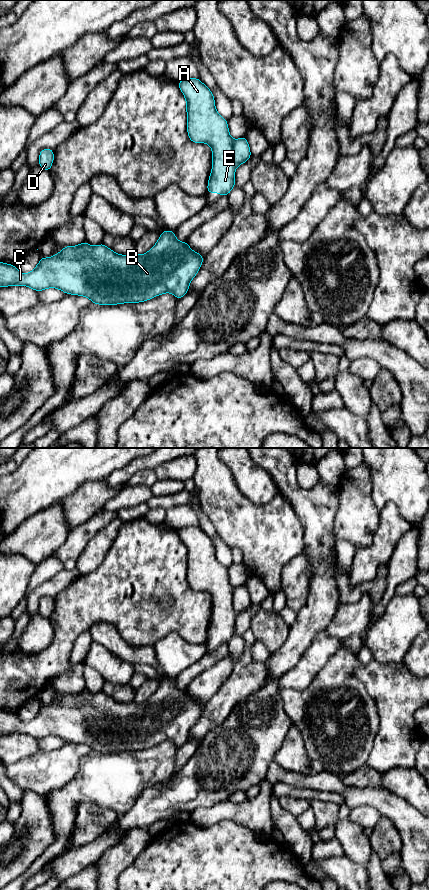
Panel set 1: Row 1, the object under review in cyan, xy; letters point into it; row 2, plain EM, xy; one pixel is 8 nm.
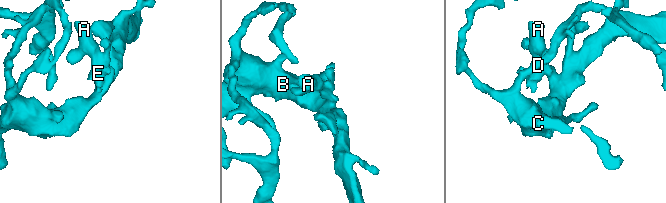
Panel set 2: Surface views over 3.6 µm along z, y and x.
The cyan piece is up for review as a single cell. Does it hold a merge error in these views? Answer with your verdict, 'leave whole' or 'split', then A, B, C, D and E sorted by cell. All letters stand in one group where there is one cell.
split; groups A E / B C D

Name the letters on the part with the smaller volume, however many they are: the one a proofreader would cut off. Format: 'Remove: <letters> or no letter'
Remove: A, E

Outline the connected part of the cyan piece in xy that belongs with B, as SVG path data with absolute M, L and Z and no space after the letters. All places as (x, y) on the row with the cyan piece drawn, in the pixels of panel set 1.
M170 230L163 231L156 244L142 255L120 255L103 243L91 246L84 241L76 246L65 246L58 254L49 258L42 256L37 266L27 274L19 272L15 265L0 262L0 287L27 286L37 292L56 288L65 294L87 297L98 305L139 303L164 293L171 293L179 300L189 291L191 280L197 275L203 259L204 256L193 251L186 241L178 241L174 231Z

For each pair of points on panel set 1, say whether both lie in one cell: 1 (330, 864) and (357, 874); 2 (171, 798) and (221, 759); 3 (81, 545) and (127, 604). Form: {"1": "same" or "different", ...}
{"1": "same", "2": "same", "3": "different"}

